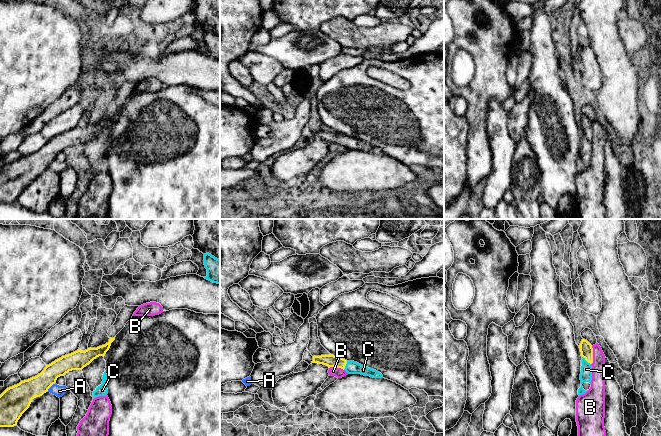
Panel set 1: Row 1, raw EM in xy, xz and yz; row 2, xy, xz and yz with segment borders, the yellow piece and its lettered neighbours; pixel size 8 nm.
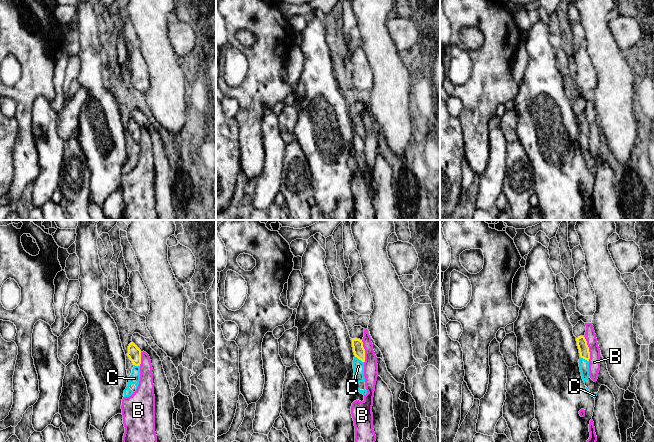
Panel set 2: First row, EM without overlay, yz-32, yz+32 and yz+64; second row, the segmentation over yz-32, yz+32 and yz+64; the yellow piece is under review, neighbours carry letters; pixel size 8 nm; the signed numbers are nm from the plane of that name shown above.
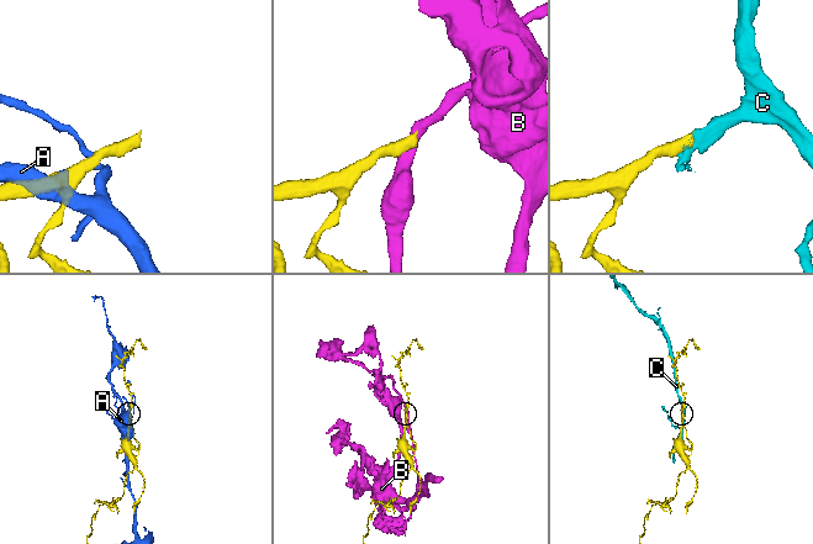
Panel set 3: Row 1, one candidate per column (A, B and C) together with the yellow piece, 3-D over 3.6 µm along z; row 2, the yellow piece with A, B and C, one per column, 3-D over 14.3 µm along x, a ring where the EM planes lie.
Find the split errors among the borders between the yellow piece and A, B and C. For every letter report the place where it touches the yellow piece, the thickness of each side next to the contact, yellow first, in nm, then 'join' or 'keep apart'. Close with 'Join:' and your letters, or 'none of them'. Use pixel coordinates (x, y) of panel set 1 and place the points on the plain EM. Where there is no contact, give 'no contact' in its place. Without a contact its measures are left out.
A: meets yellow in xy at (51, 161); 180 nm thick on the yellow side, 90 nm on the other; keep apart
B: meets yellow in yz at (592, 131); 100 nm thick on the yellow side, 110 nm on the other; keep apart
C: meets yellow in yz at (586, 136); 100 nm thick on the yellow side, 100 nm on the other; join
Join: C

